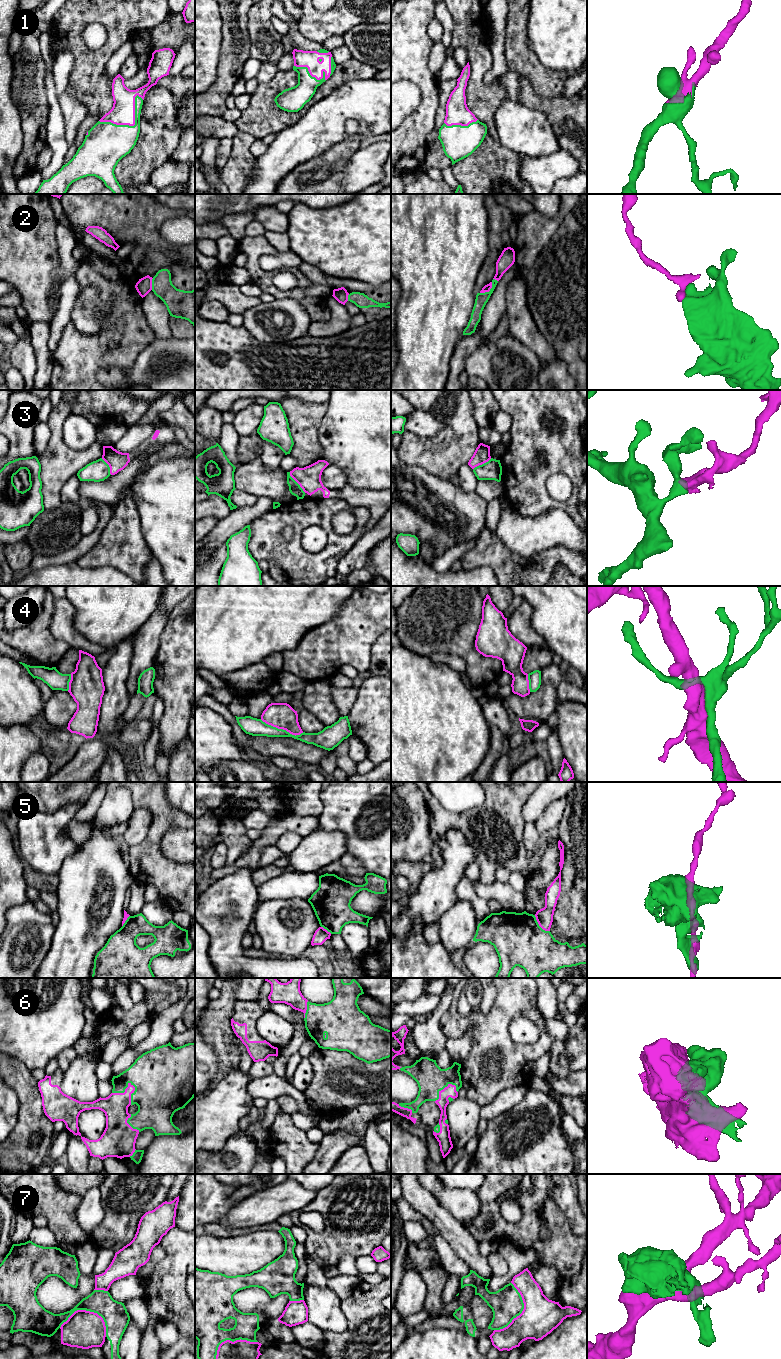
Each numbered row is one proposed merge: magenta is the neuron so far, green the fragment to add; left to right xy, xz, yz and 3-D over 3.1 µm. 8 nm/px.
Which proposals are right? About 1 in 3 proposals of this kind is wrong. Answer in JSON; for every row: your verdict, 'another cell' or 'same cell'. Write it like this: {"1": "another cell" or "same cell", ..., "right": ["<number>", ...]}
{"1": "same cell", "2": "another cell", "3": "another cell", "4": "another cell", "5": "another cell", "6": "same cell", "7": "another cell", "right": ["1", "6"]}

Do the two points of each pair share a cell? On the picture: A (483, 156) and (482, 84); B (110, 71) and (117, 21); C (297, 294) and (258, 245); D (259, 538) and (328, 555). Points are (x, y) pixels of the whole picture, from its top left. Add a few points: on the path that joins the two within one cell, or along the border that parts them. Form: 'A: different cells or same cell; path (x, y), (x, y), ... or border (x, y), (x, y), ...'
A: same cell; path (492, 138), (491, 124), (485, 114), (482, 102)
B: different cells; border (129, 39), (106, 63), (105, 74), (109, 78)
C: same cell; path (280, 294), (254, 269), (254, 262)
D: same cell; path (276, 549), (293, 558), (311, 558)

